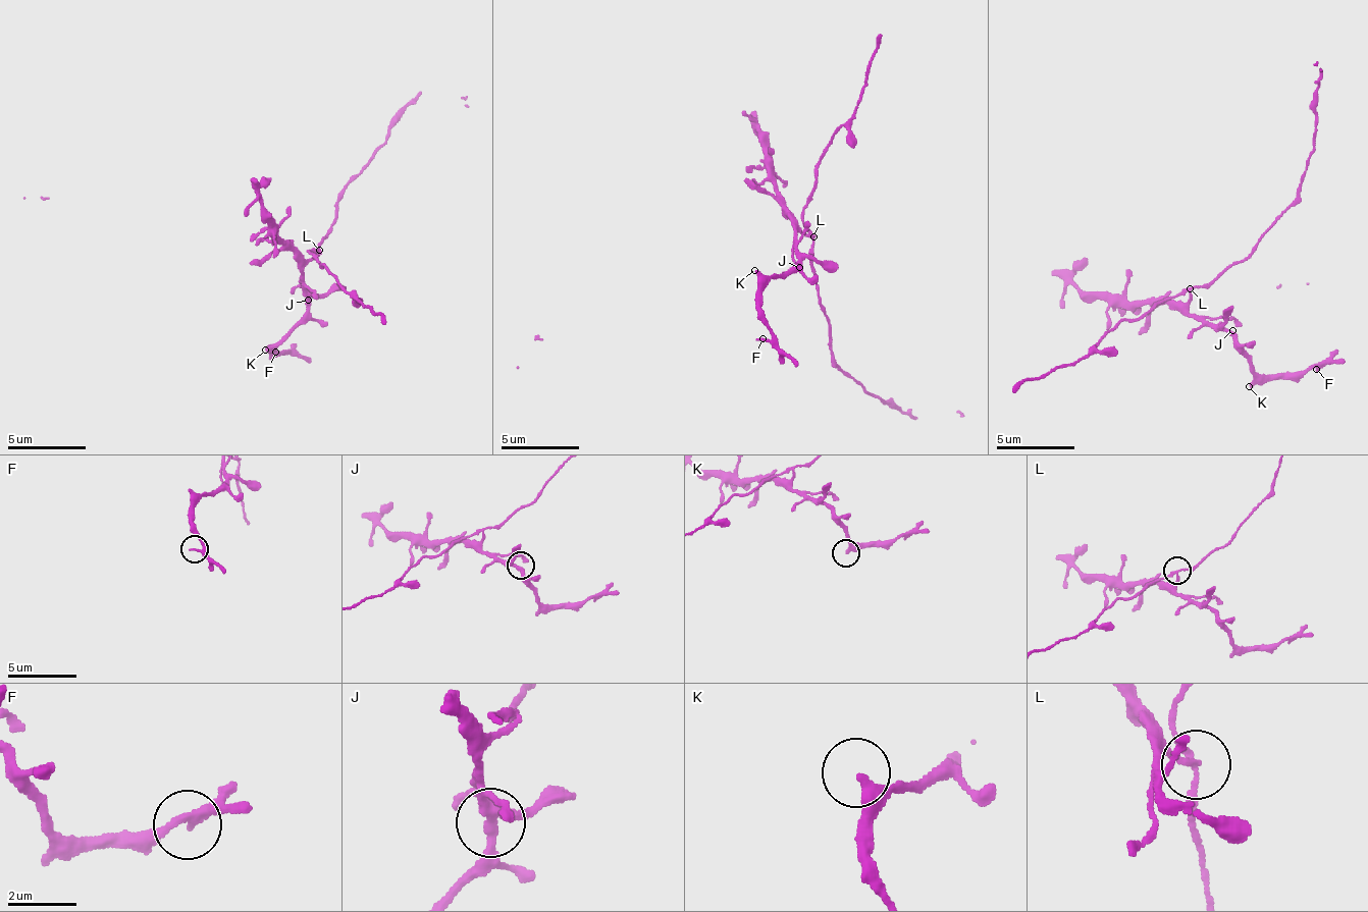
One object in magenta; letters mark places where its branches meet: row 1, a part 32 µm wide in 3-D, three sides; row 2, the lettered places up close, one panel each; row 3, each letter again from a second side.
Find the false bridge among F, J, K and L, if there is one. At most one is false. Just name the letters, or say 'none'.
none

